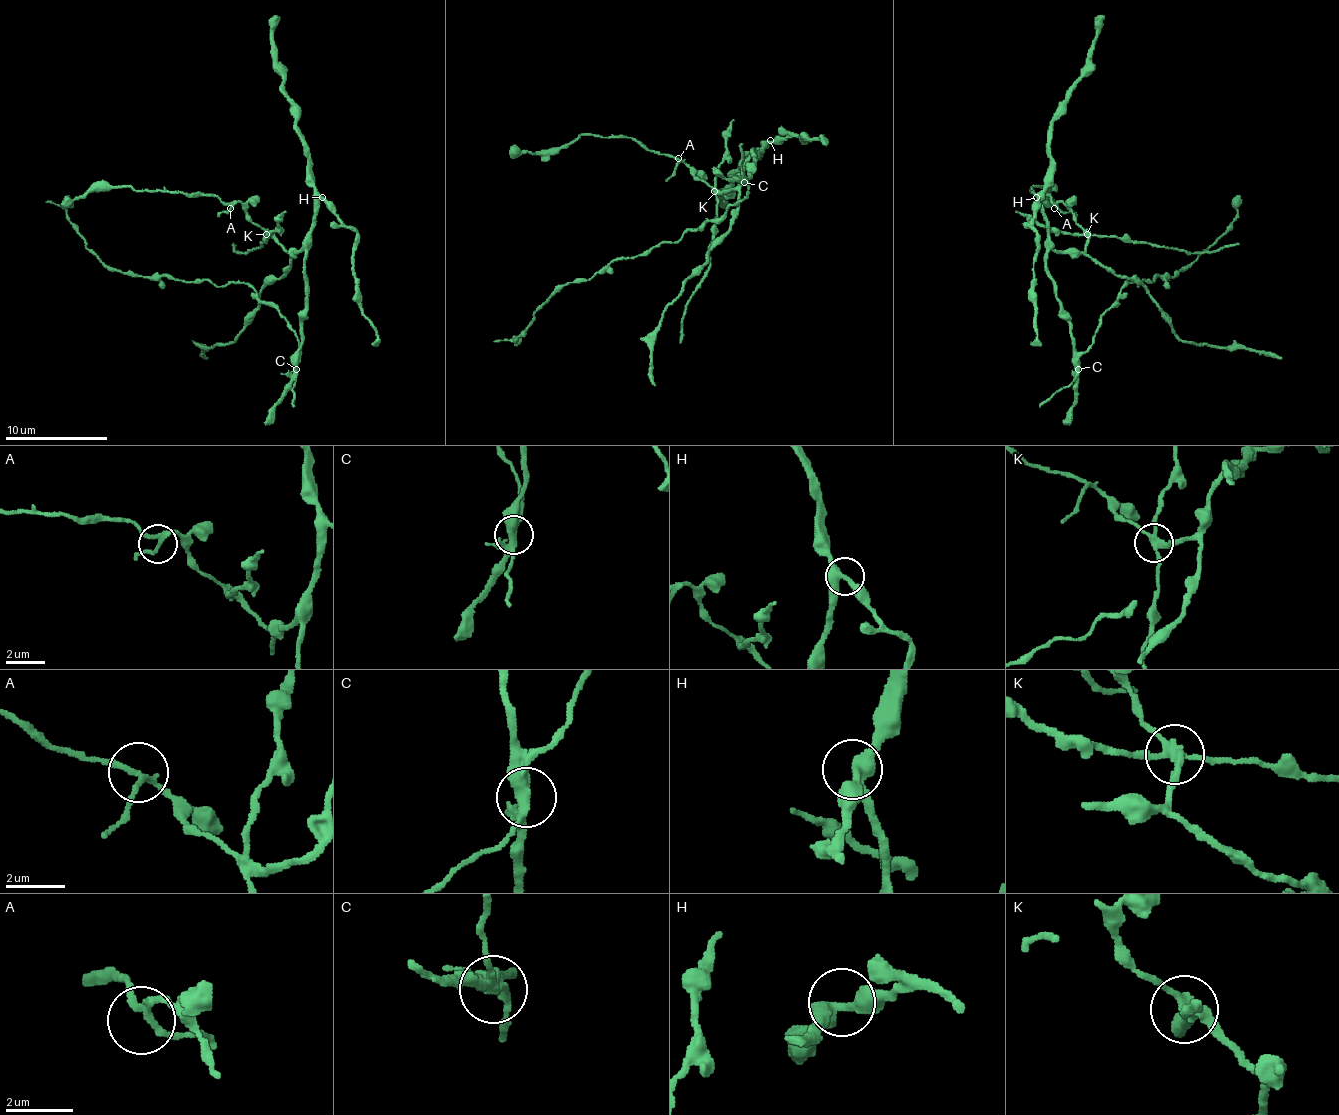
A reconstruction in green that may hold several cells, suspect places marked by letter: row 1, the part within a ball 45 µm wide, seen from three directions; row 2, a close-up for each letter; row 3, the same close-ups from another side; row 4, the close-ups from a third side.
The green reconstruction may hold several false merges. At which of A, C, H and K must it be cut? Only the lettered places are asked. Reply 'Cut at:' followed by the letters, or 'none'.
Cut at: C, K

